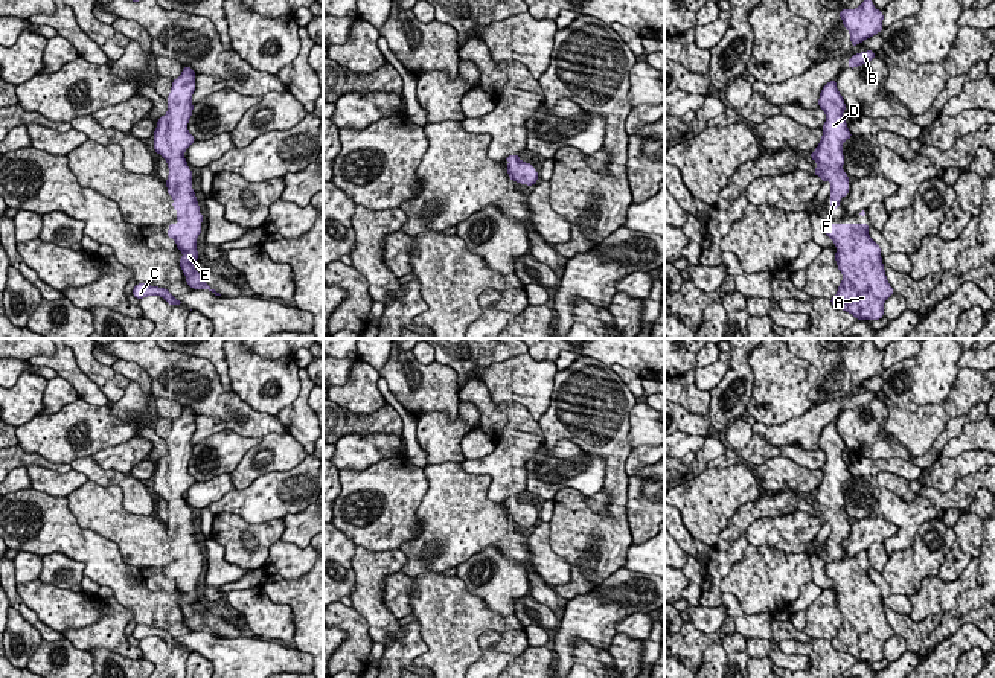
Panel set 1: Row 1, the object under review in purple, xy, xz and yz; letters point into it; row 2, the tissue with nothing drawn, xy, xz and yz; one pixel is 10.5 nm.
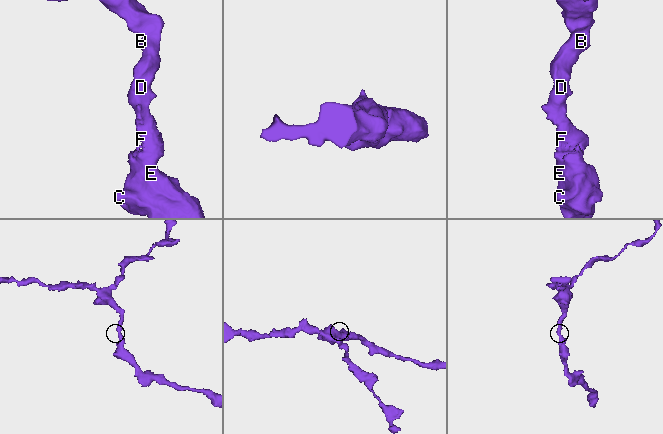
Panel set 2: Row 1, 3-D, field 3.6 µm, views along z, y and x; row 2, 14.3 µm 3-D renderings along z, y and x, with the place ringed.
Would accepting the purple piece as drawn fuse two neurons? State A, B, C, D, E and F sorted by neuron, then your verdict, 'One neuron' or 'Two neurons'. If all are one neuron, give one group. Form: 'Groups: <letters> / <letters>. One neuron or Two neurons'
Groups: A B C D E F. One neuron

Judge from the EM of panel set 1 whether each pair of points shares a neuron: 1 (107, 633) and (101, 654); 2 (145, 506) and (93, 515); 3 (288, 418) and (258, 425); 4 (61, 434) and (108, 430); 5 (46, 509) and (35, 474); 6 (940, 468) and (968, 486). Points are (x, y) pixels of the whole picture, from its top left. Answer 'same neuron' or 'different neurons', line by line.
1: different neurons
2: different neurons
3: different neurons
4: same neuron
5: different neurons
6: different neurons

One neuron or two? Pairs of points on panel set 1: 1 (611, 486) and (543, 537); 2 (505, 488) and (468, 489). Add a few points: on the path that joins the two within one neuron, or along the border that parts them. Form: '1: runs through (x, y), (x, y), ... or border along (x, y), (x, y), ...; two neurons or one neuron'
1: border along (547, 523), (552, 549), (569, 562); two neurons
2: border along (460, 465), (486, 474), (488, 497), (502, 503); two neurons

